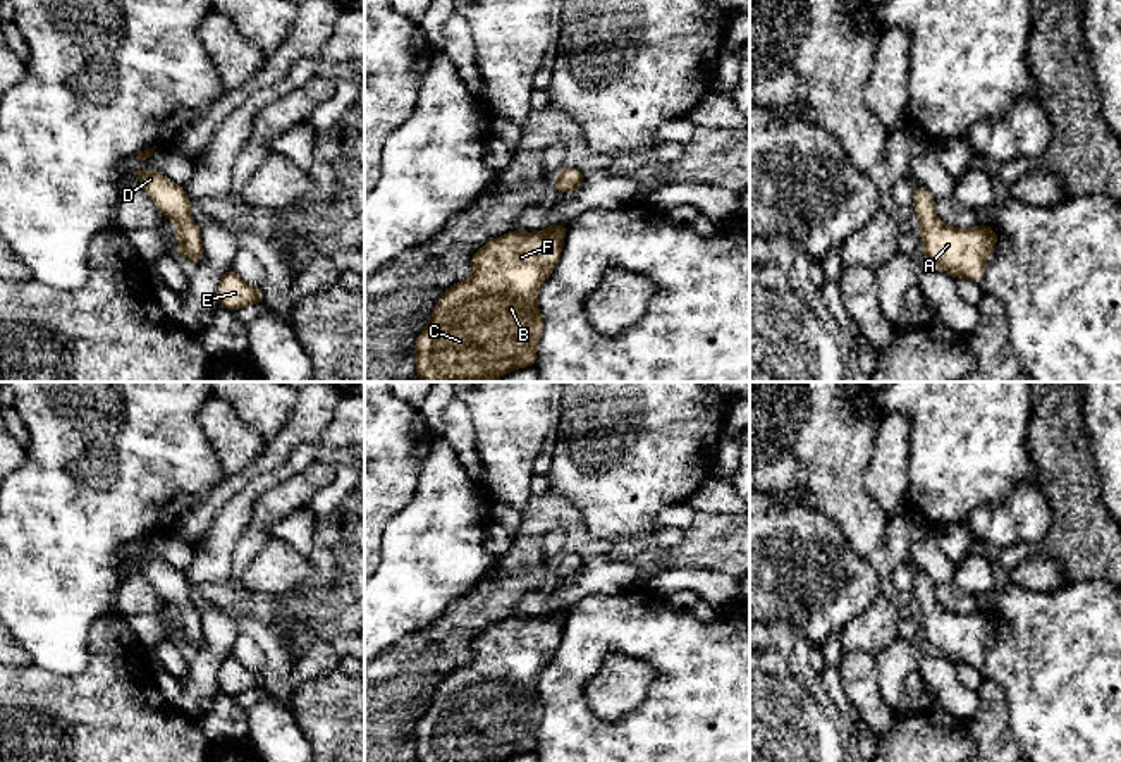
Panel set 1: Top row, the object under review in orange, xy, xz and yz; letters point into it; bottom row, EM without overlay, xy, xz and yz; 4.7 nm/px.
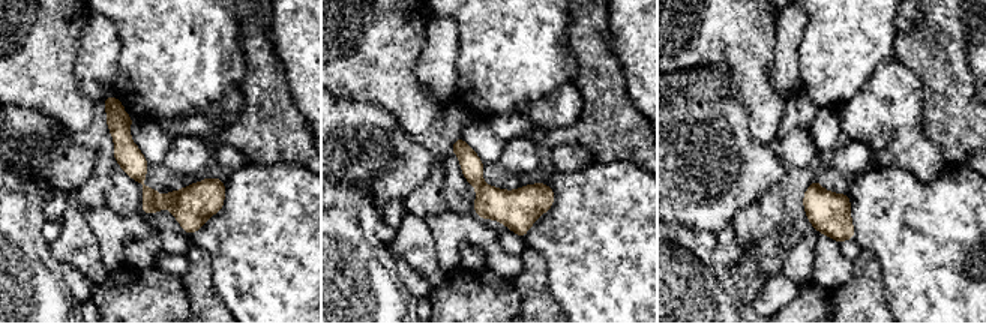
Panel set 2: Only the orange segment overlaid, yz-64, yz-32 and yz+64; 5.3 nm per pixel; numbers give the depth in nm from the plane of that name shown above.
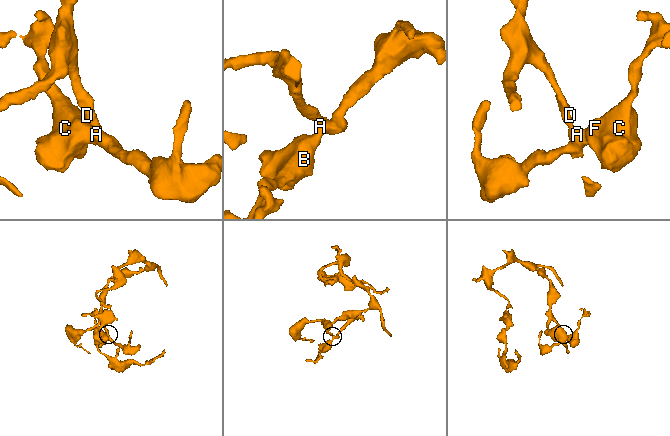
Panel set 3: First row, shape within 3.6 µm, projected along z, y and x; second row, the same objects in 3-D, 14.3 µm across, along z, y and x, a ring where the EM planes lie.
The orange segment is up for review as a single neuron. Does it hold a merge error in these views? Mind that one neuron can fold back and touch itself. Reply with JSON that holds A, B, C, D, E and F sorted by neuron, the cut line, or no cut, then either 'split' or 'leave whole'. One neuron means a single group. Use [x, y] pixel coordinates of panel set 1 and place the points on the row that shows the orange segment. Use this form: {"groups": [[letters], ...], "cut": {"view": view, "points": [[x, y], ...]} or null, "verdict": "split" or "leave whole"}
{"groups": [["A", "B", "C", "D", "E", "F"]], "cut": null, "verdict": "leave whole"}

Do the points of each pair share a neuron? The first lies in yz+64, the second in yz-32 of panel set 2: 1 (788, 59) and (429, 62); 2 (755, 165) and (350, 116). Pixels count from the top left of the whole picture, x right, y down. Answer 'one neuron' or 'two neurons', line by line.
1: one neuron
2: one neuron

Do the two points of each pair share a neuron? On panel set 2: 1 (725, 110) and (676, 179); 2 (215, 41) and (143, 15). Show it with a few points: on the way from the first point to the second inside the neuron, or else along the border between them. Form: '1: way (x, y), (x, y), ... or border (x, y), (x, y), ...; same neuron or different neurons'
1: way (709, 126), (676, 162); same neuron
2: way (197, 41), (168, 15), (161, 15); same neuron

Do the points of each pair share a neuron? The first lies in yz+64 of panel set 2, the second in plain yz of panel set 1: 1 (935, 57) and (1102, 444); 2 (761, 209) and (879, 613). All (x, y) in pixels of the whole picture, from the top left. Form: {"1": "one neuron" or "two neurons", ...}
{"1": "two neurons", "2": "one neuron"}

